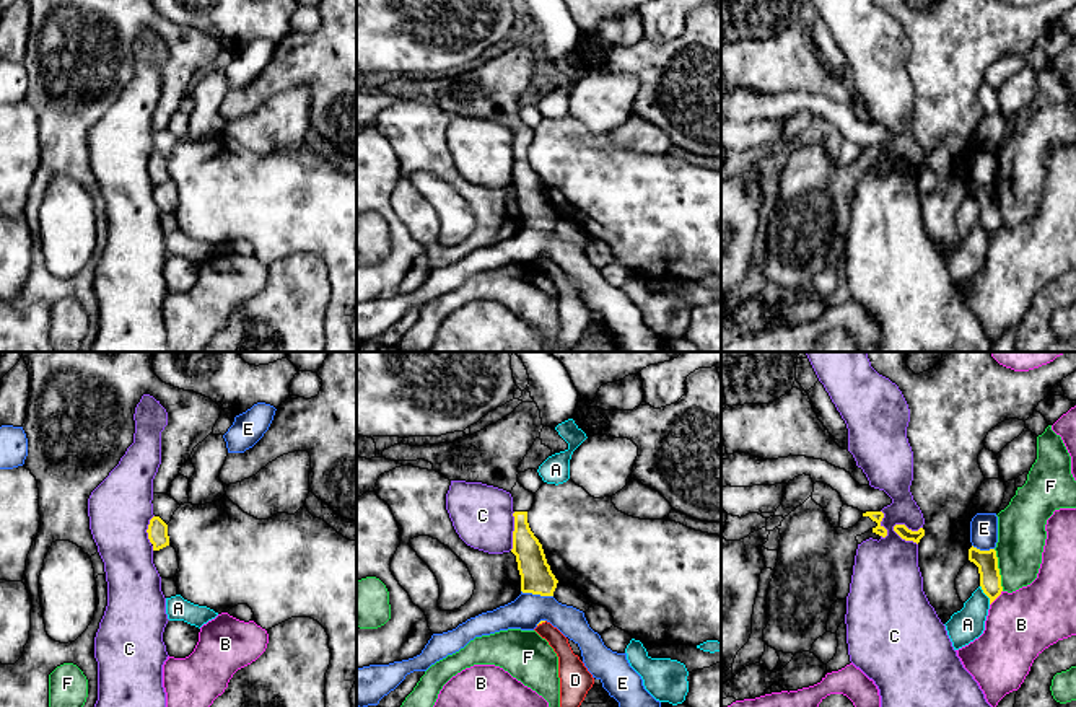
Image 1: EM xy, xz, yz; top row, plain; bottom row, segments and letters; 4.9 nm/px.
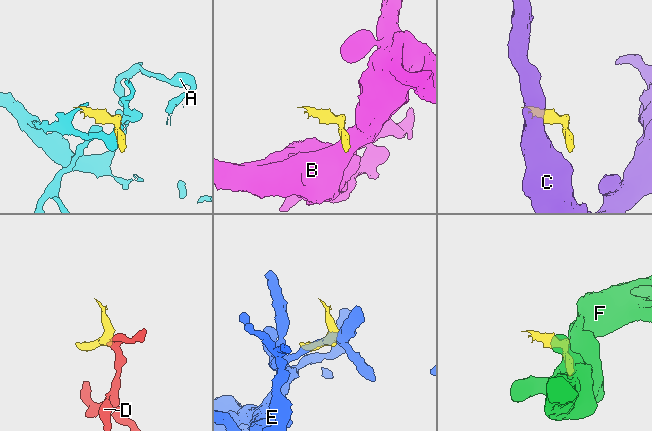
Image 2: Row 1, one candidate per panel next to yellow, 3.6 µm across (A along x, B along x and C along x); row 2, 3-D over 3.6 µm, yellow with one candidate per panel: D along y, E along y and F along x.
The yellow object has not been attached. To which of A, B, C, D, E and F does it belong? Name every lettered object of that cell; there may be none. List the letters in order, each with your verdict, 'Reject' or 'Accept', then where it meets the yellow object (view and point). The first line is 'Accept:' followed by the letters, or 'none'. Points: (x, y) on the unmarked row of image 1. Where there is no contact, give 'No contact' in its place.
Accept: none
A: Reject. Touches yellow at yz (985, 228)
B: Reject. Touches yellow at yz (997, 232)
C: Reject. Touches yellow at yz (905, 162)
D: Reject. Touches yellow at xz (541, 258)
E: Reject. Touches yellow at xz (538, 228)
F: Reject. Touches yellow at yz (998, 206)

